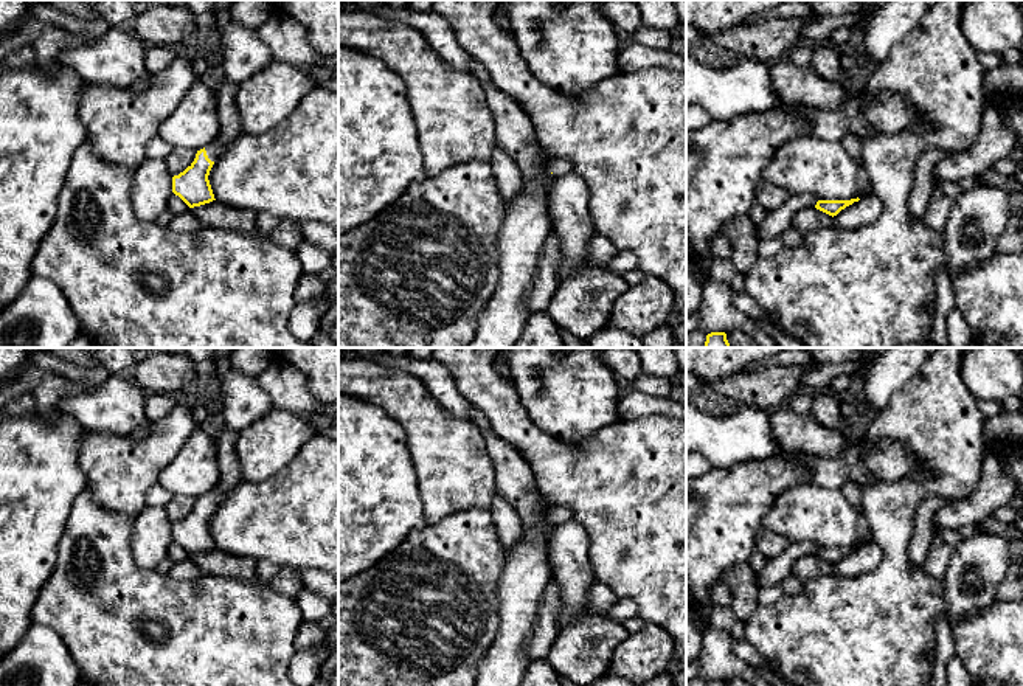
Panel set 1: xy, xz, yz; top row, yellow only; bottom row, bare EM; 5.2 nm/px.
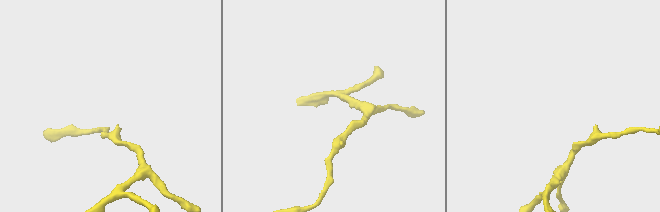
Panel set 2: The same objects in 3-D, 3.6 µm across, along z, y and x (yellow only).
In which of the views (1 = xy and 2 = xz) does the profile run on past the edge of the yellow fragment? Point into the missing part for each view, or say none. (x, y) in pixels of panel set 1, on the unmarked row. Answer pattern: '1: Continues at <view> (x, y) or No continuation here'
1: Continues at xy (213, 497)
2: No continuation here

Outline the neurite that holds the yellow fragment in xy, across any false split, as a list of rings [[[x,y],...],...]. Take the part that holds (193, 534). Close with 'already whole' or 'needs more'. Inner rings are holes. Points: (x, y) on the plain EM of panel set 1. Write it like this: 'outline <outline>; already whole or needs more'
outline [[[216,486],[211,492],[197,498],[194,509],[183,520],[172,525],[172,540],[189,556],[216,548],[208,523],[219,500],[219,486]]]; needs more

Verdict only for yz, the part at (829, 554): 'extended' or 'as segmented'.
as segmented

